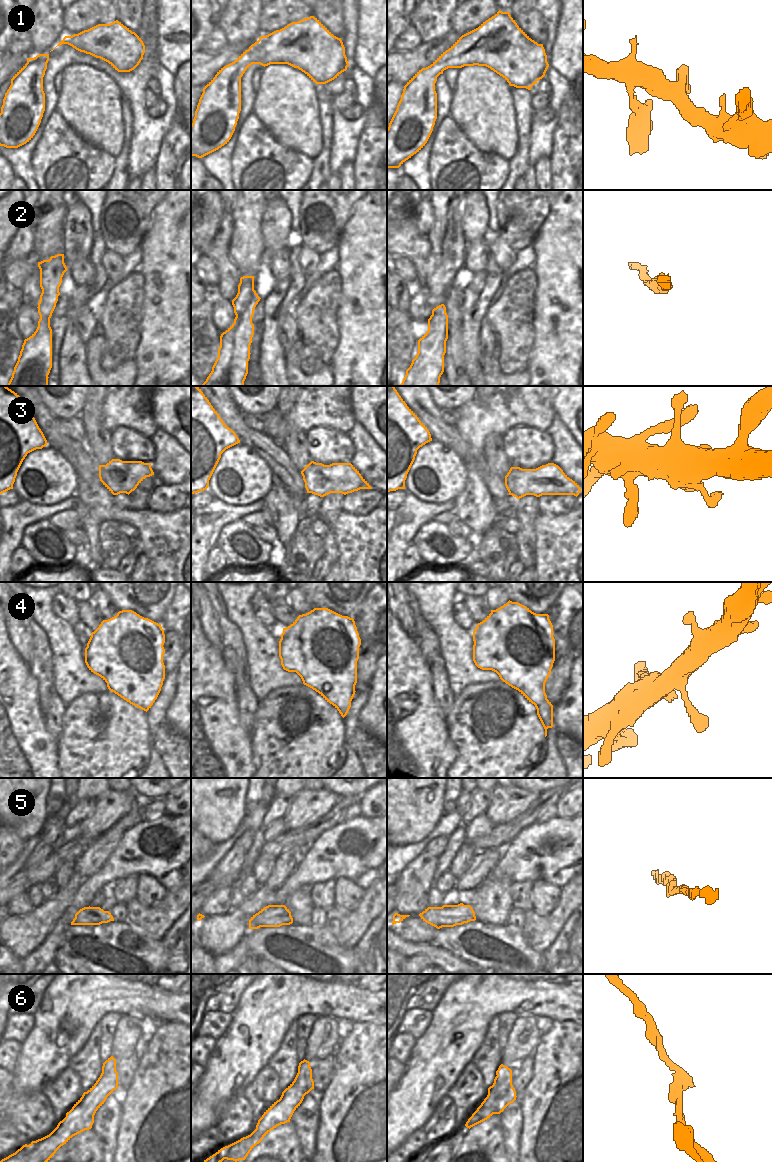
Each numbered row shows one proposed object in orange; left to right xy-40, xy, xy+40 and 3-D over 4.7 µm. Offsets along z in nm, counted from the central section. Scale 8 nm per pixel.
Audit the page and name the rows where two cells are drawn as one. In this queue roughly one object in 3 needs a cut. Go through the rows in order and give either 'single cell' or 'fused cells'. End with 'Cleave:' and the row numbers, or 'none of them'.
1: single cell
2: single cell
3: single cell
4: single cell
5: single cell
6: fused cells
Cleave: 6

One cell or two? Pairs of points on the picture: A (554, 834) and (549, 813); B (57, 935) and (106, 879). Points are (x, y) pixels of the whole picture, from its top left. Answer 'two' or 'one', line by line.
A: two
B: one

